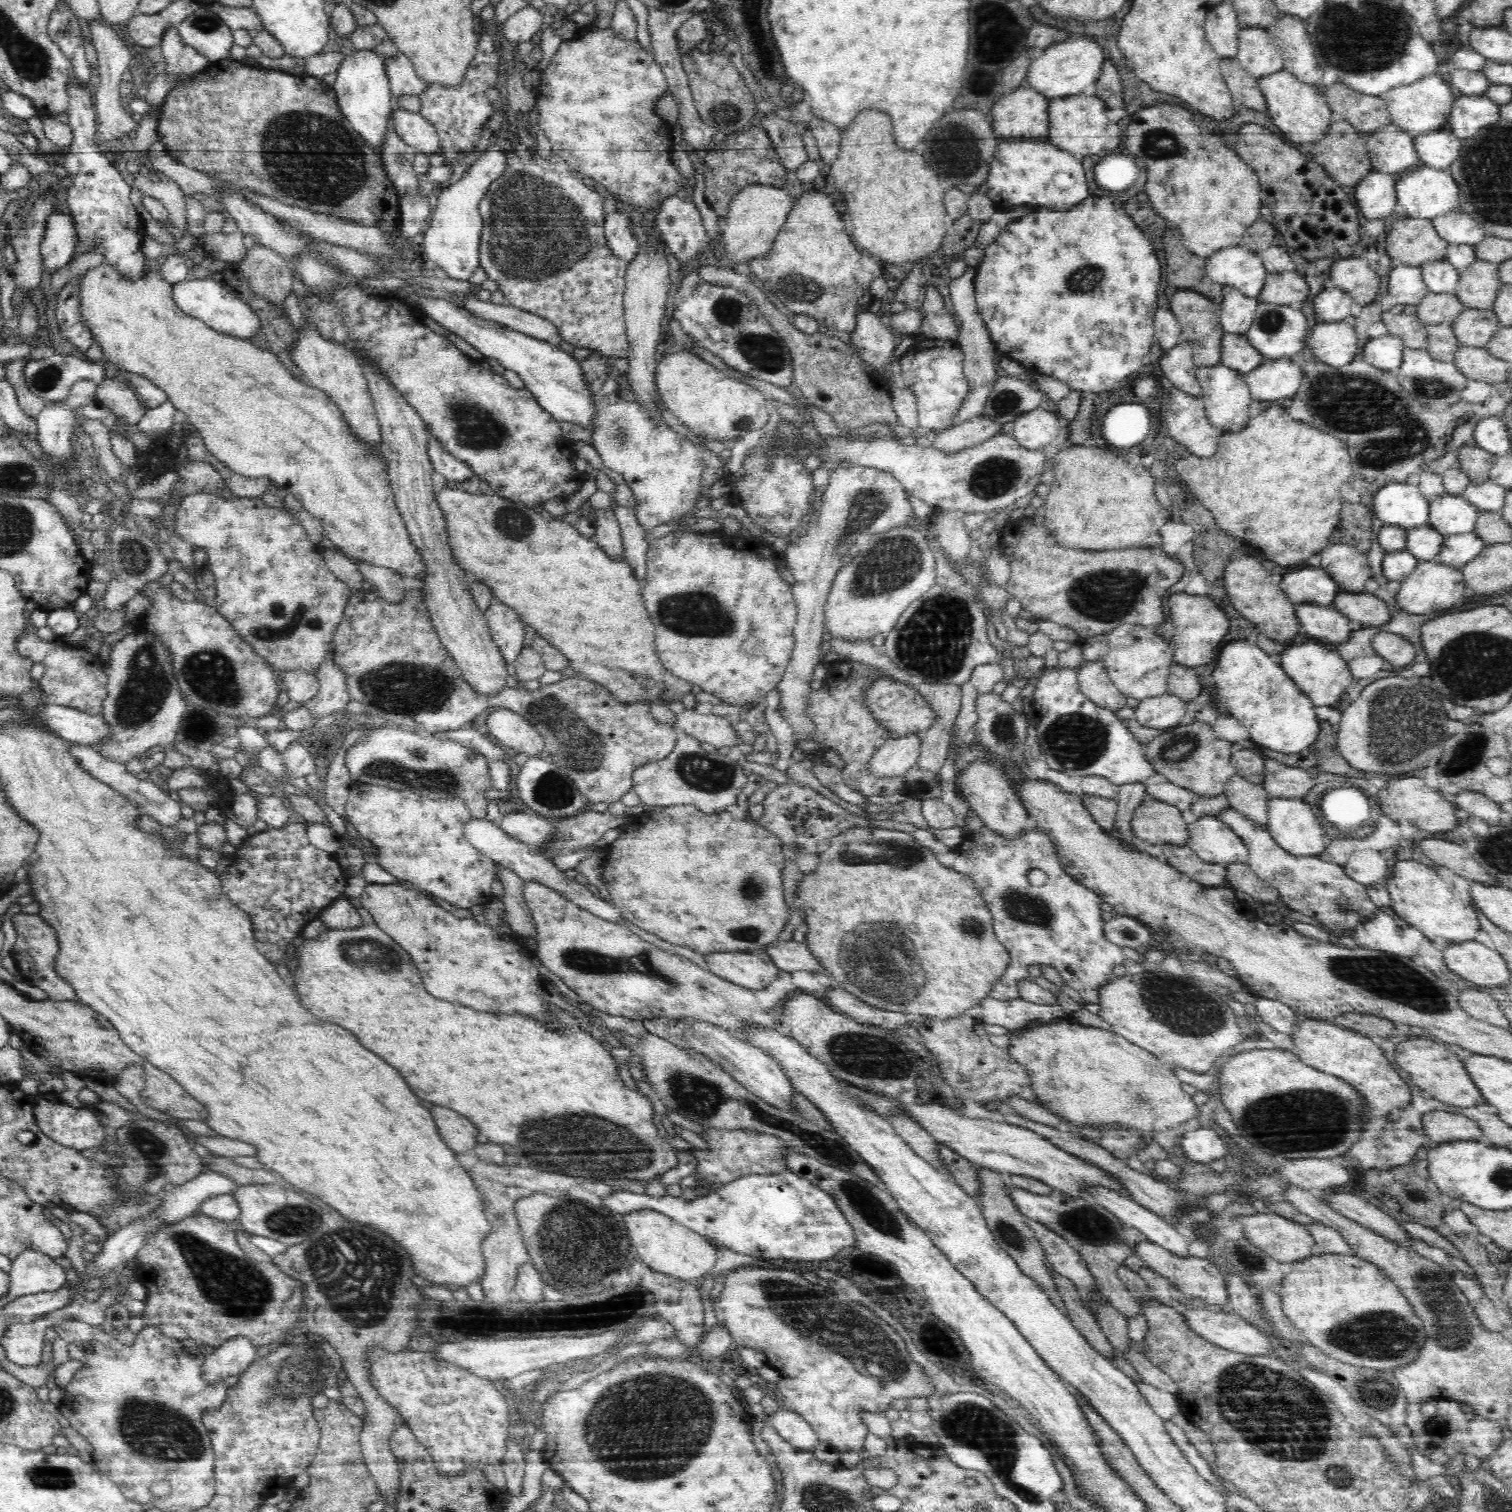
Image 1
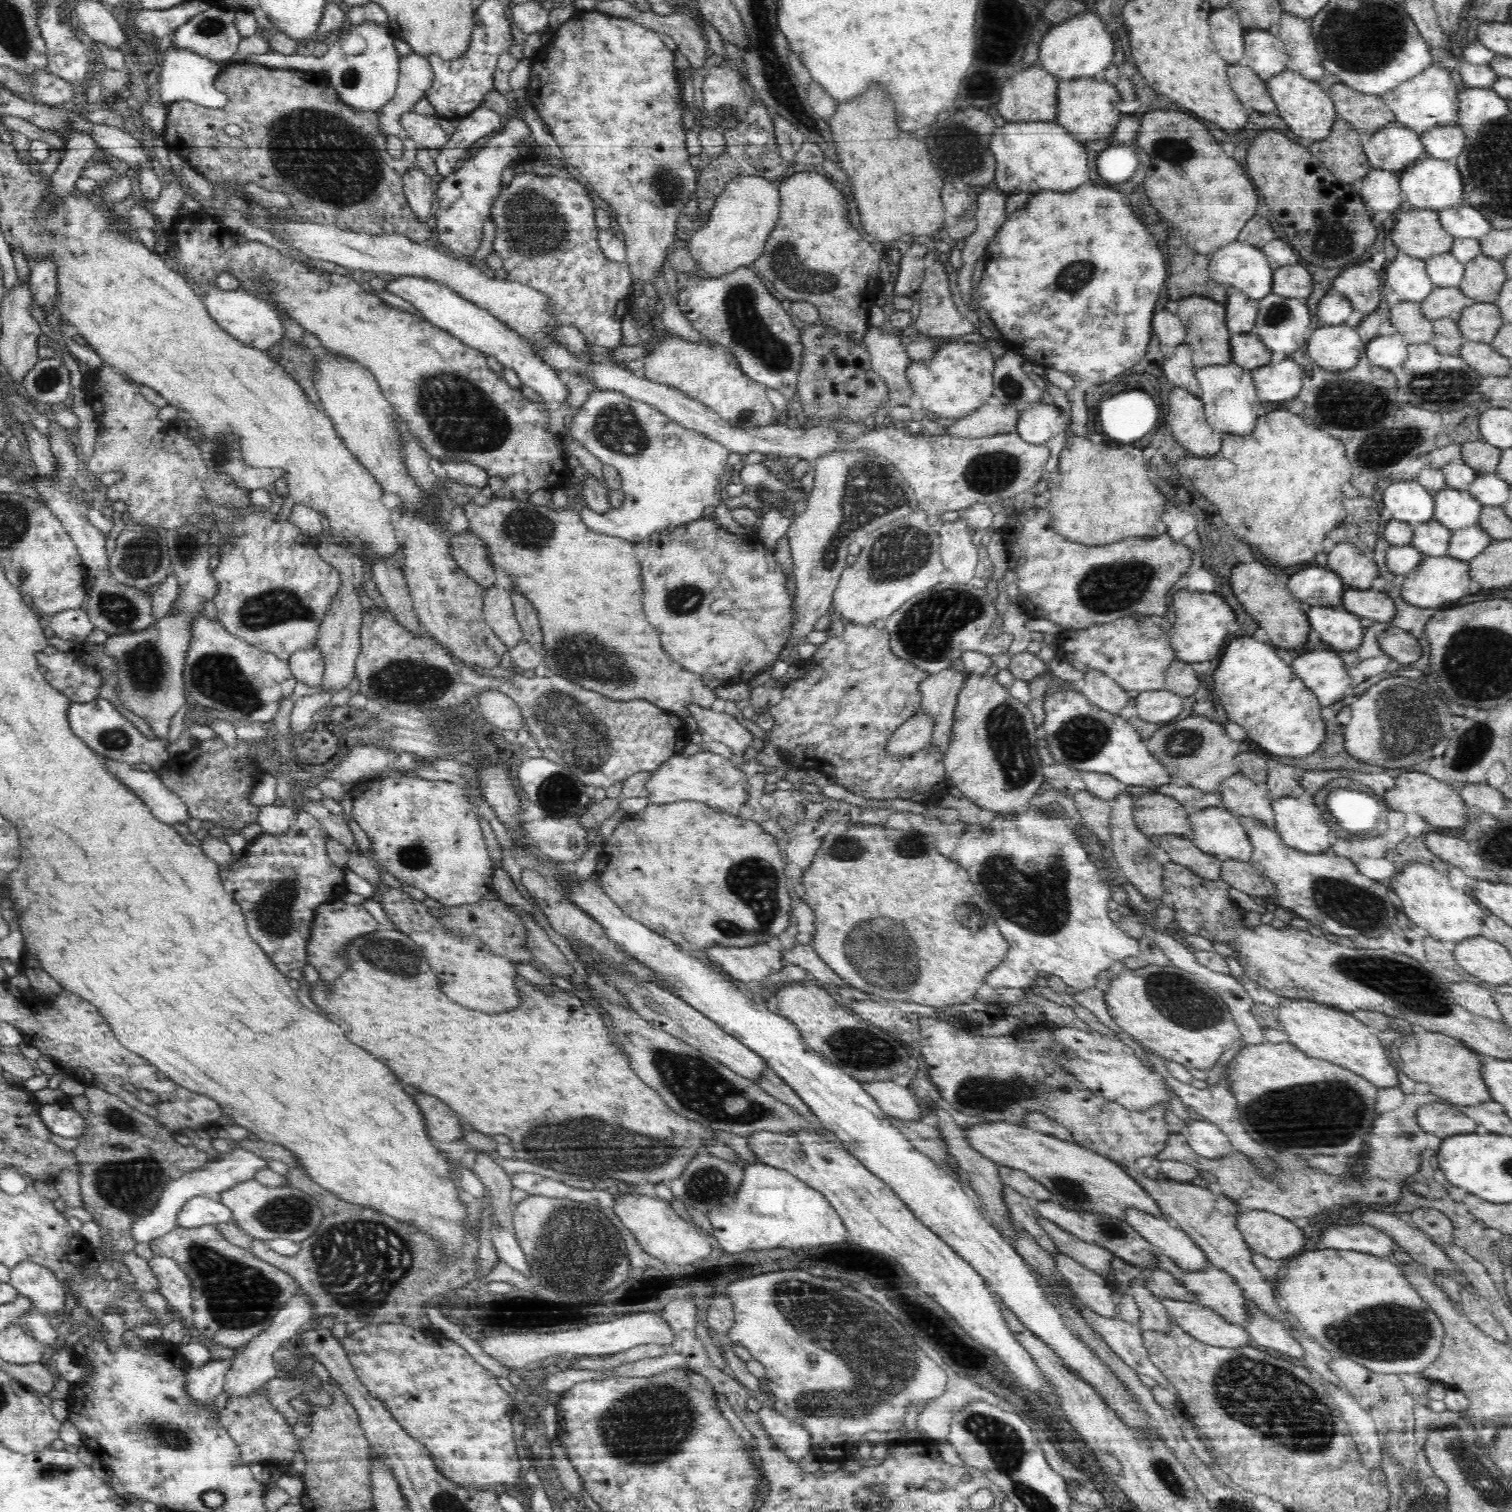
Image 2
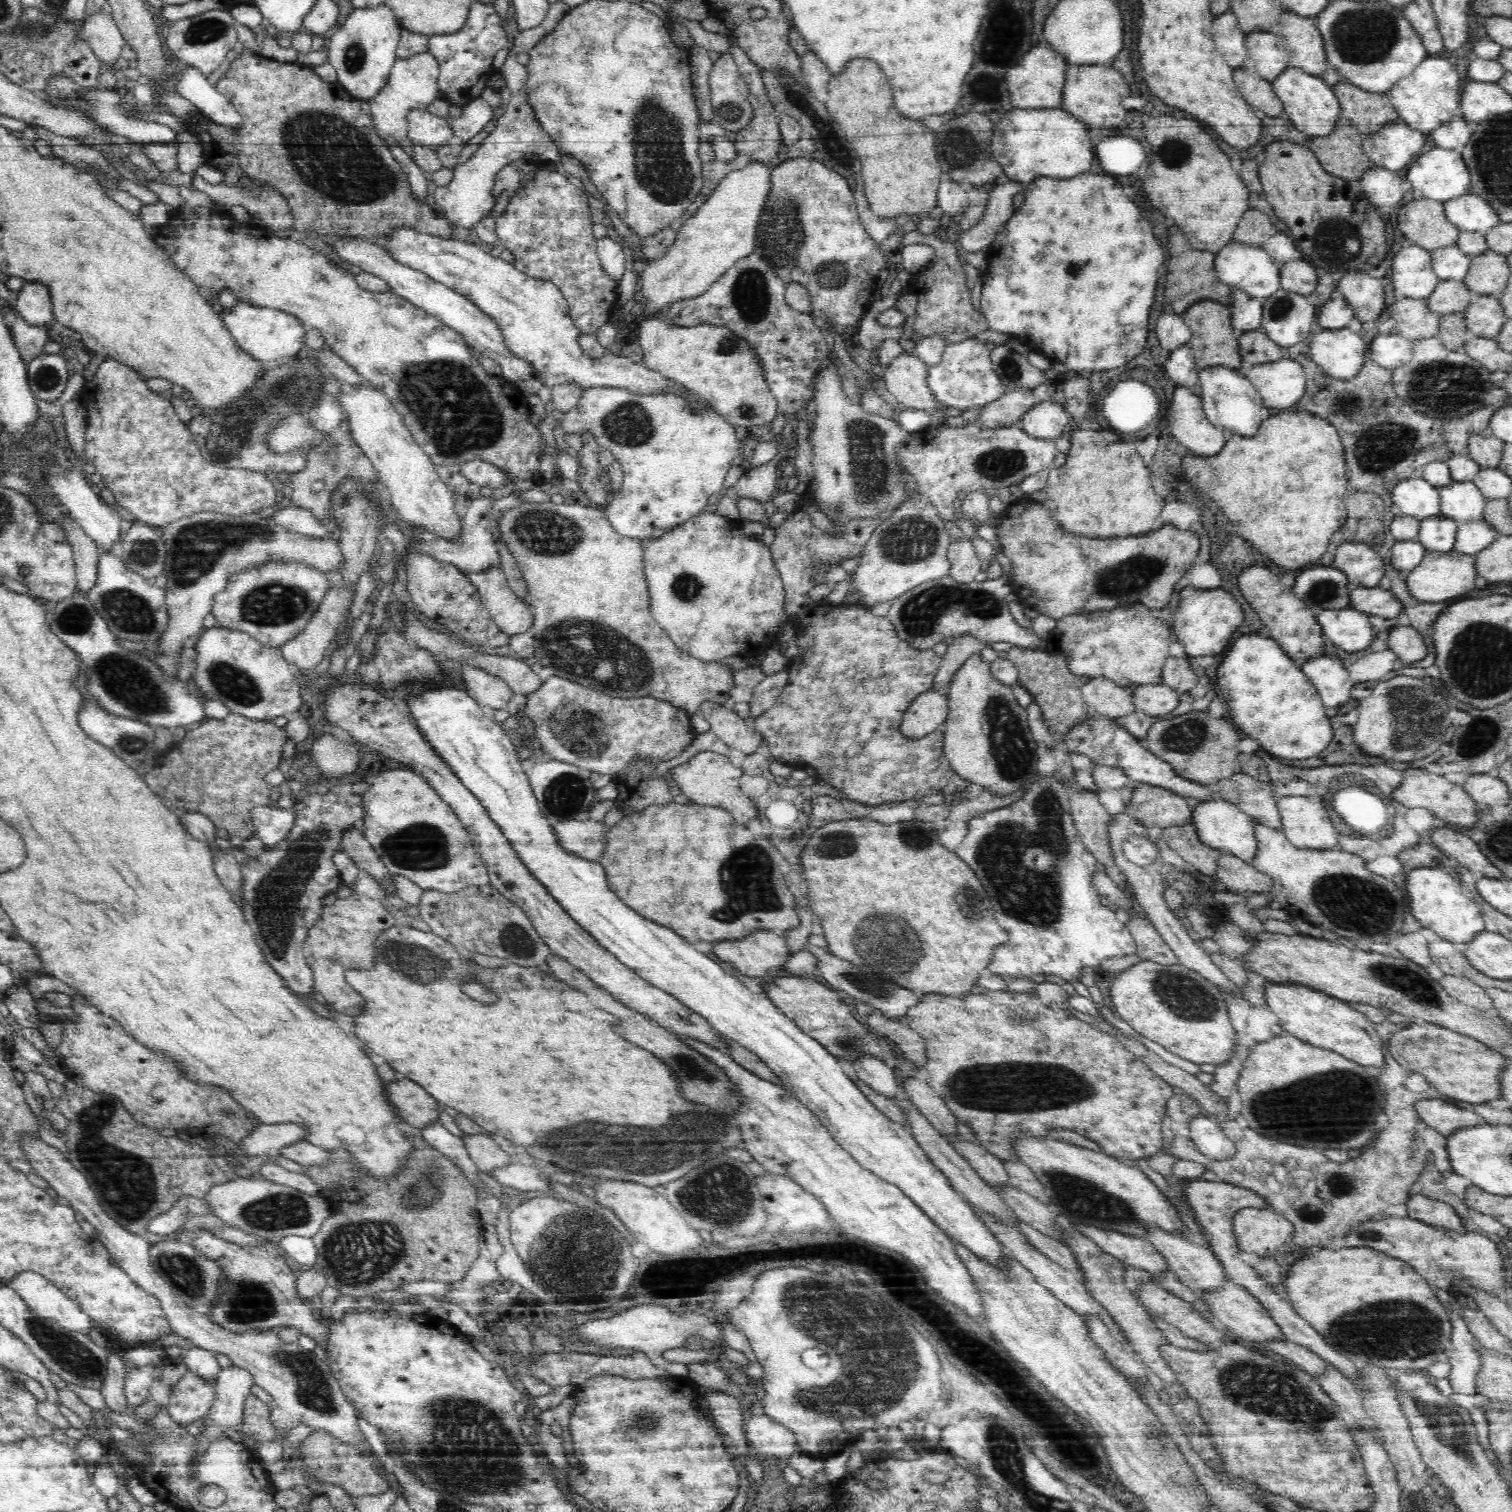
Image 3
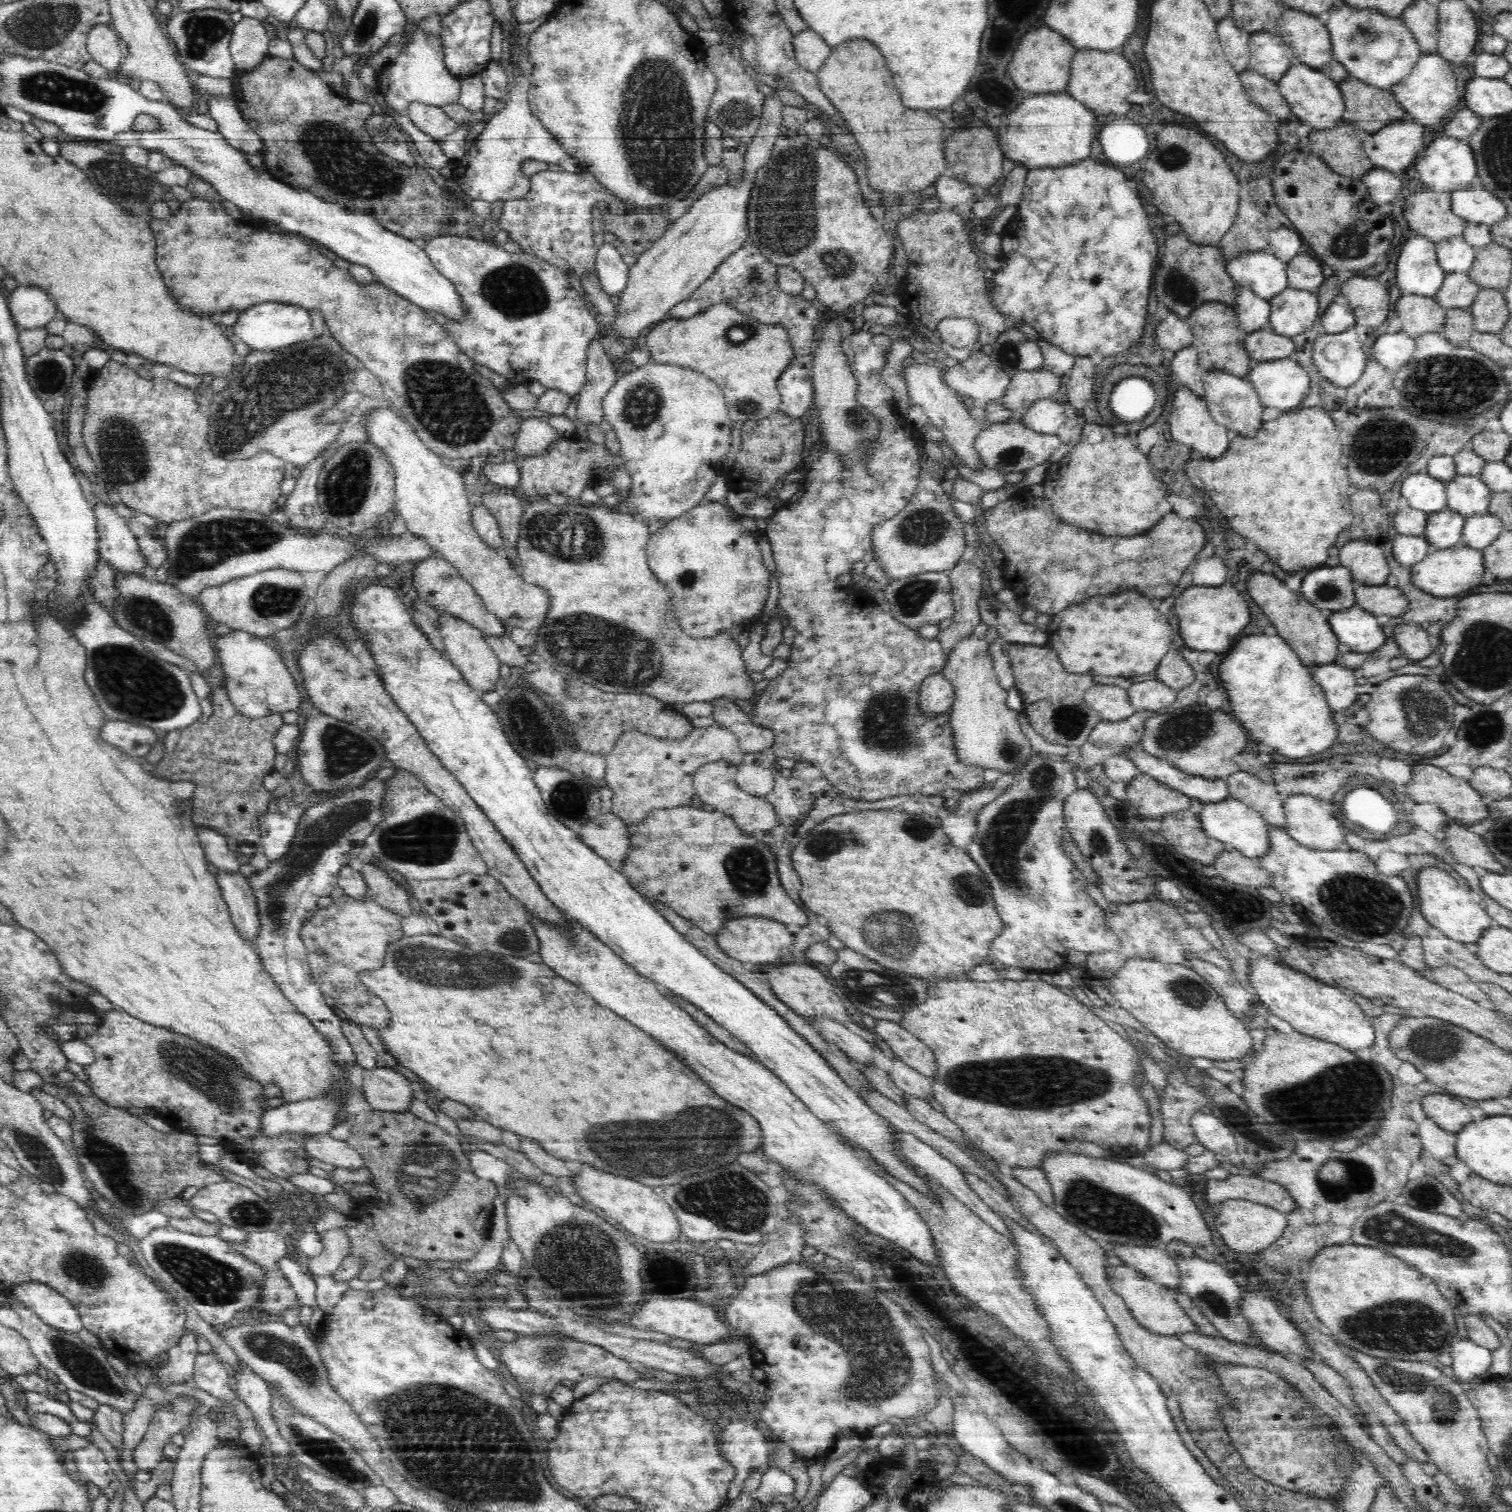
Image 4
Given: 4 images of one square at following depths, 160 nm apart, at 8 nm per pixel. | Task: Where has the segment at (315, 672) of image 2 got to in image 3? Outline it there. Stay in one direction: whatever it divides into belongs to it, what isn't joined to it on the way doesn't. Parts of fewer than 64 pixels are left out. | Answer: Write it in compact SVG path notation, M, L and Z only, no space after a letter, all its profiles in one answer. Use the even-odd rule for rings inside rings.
M332 576L331 581L330 590L326 592L326 597L320 608L306 622L306 628L298 636L288 640L284 646L280 646L282 656L286 659L286 662L296 664L301 669L314 669L315 666L322 662L322 658L324 658L324 654L328 650L328 644L334 640L337 630L342 626L354 598L356 586L345 586L345 584L341 584L341 581L336 576Z

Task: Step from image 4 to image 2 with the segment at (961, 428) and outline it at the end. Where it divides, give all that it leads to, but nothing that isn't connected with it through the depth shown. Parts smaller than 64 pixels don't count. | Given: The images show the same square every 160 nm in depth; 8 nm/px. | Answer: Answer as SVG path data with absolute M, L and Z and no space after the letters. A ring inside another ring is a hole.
M872 325L862 344L870 355L872 370L884 380L892 405L906 405L914 396L914 386L906 379L905 368L912 362L899 336Z

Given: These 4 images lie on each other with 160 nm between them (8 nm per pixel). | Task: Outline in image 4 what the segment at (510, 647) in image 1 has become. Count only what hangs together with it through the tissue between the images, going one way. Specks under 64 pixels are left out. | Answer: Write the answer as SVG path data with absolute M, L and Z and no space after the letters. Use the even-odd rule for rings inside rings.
M380 407L367 412L364 421L368 442L376 445L388 459L395 474L395 505L407 530L422 537L437 555L454 565L473 586L486 608L512 628L535 632L545 622L550 594L528 584L514 567L511 553L490 547L481 539L471 520L472 506L458 472L444 466L438 454L428 448L405 419L393 409Z

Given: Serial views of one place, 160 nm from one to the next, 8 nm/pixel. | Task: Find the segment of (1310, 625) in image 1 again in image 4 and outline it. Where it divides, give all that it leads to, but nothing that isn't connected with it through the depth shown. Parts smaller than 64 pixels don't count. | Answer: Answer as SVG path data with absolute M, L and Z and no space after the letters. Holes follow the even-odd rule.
M1347 608L1333 611L1329 623L1339 641L1350 646L1354 652L1372 652L1384 644L1386 635L1377 615L1363 608Z

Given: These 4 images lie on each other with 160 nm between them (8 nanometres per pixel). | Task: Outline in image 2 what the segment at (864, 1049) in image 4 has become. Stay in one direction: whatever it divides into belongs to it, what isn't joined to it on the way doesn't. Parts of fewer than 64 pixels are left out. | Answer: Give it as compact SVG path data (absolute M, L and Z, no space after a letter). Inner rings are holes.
M874 1082L862 1084L864 1090L874 1097L878 1106L887 1116L902 1122L922 1120L922 1111L918 1101L908 1088L895 1082Z

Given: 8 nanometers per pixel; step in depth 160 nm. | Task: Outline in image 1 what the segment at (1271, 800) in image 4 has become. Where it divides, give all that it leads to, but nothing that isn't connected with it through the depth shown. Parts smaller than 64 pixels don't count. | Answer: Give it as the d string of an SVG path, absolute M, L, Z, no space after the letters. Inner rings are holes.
M1236 774L1226 781L1223 794L1229 809L1236 810L1259 825L1267 824L1270 798L1262 784L1250 782Z

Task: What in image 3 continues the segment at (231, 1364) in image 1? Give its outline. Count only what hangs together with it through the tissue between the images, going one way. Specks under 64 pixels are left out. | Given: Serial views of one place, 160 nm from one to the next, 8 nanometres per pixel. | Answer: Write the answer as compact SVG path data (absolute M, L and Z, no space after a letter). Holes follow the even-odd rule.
M188 1371L173 1386L167 1410L174 1422L186 1426L206 1417L214 1398L216 1398L215 1382L206 1381Z

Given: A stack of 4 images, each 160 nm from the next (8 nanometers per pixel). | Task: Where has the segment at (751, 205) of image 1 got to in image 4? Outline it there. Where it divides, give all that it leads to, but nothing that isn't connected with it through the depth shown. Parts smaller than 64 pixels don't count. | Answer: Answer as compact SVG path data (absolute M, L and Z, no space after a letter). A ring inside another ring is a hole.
M774 90L772 97L765 98L763 107L762 122L743 154L743 177L713 188L695 199L688 212L670 222L666 232L646 252L639 254L636 266L629 269L628 282L620 294L620 306L617 306L616 326L612 329L620 336L638 338L640 332L650 328L654 322L668 319L667 314L675 304L686 300L703 281L710 278L726 256L742 248L742 244L749 240L747 206L754 178L756 172L770 160L774 142L783 132L784 106L777 90Z

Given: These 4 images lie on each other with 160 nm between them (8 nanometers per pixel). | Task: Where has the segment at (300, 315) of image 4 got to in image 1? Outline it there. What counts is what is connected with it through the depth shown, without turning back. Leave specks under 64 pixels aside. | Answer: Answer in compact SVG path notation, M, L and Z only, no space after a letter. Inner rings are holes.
M188 278L173 285L173 299L178 309L204 322L210 328L238 339L253 339L262 330L262 320L252 311L250 305L238 299L221 282L214 279Z

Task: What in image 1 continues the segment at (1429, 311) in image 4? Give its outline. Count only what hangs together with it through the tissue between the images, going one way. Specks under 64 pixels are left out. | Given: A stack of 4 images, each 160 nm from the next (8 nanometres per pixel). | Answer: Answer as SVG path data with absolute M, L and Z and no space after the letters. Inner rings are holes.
M1398 304L1381 316L1390 335L1402 339L1405 349L1423 349L1428 344L1428 326L1417 316L1417 305Z

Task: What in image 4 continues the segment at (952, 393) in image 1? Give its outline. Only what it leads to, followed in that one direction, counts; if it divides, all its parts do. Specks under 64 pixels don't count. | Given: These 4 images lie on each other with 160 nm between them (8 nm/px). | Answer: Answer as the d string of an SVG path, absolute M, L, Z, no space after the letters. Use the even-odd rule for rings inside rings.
M988 350L974 352L957 362L945 361L942 381L962 397L1000 400L1011 382L1010 376L991 360Z

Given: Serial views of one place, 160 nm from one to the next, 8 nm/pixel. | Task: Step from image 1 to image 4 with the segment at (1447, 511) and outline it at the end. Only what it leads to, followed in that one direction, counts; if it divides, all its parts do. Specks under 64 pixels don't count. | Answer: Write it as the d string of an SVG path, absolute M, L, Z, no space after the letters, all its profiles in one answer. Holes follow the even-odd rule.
M1460 476L1447 481L1445 486L1447 506L1462 516L1470 517L1476 514L1488 513L1488 507L1493 495L1480 476Z

